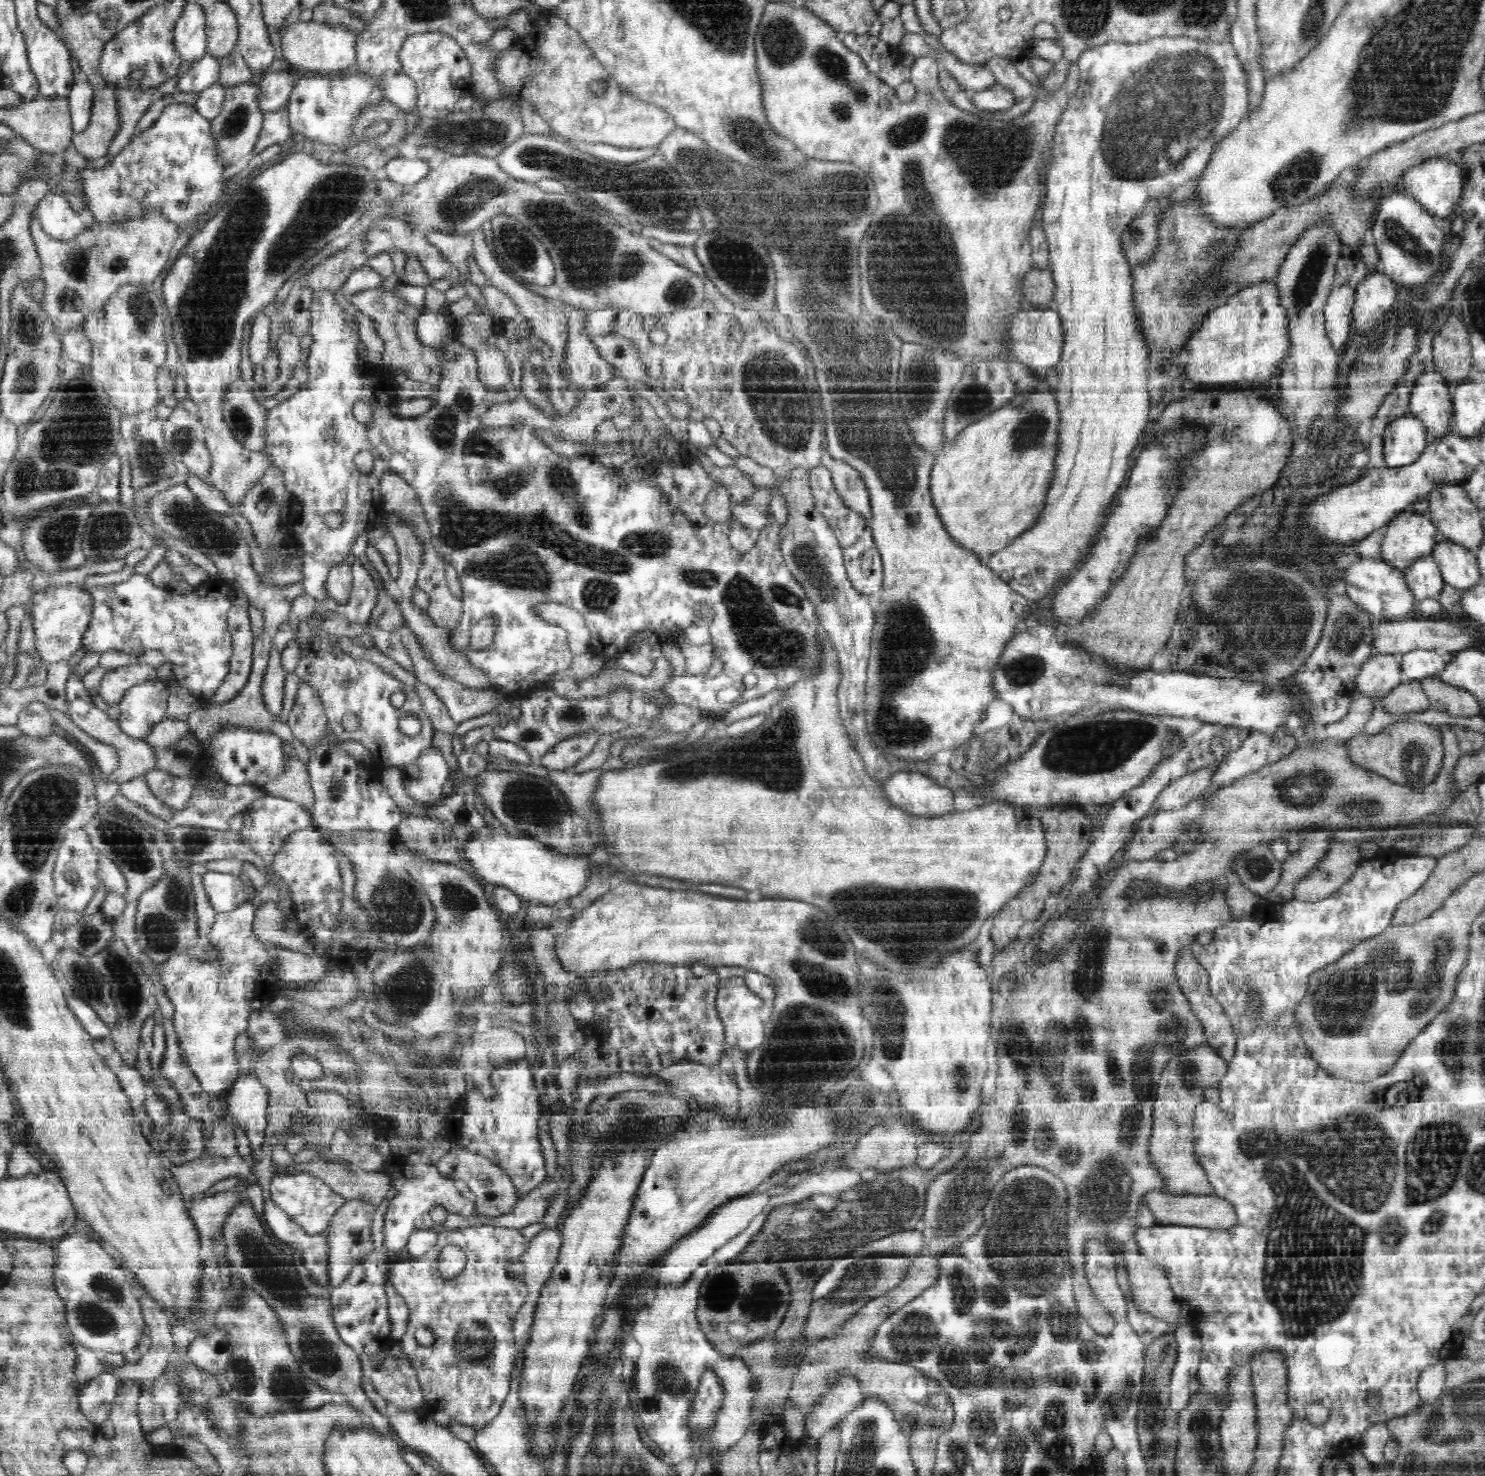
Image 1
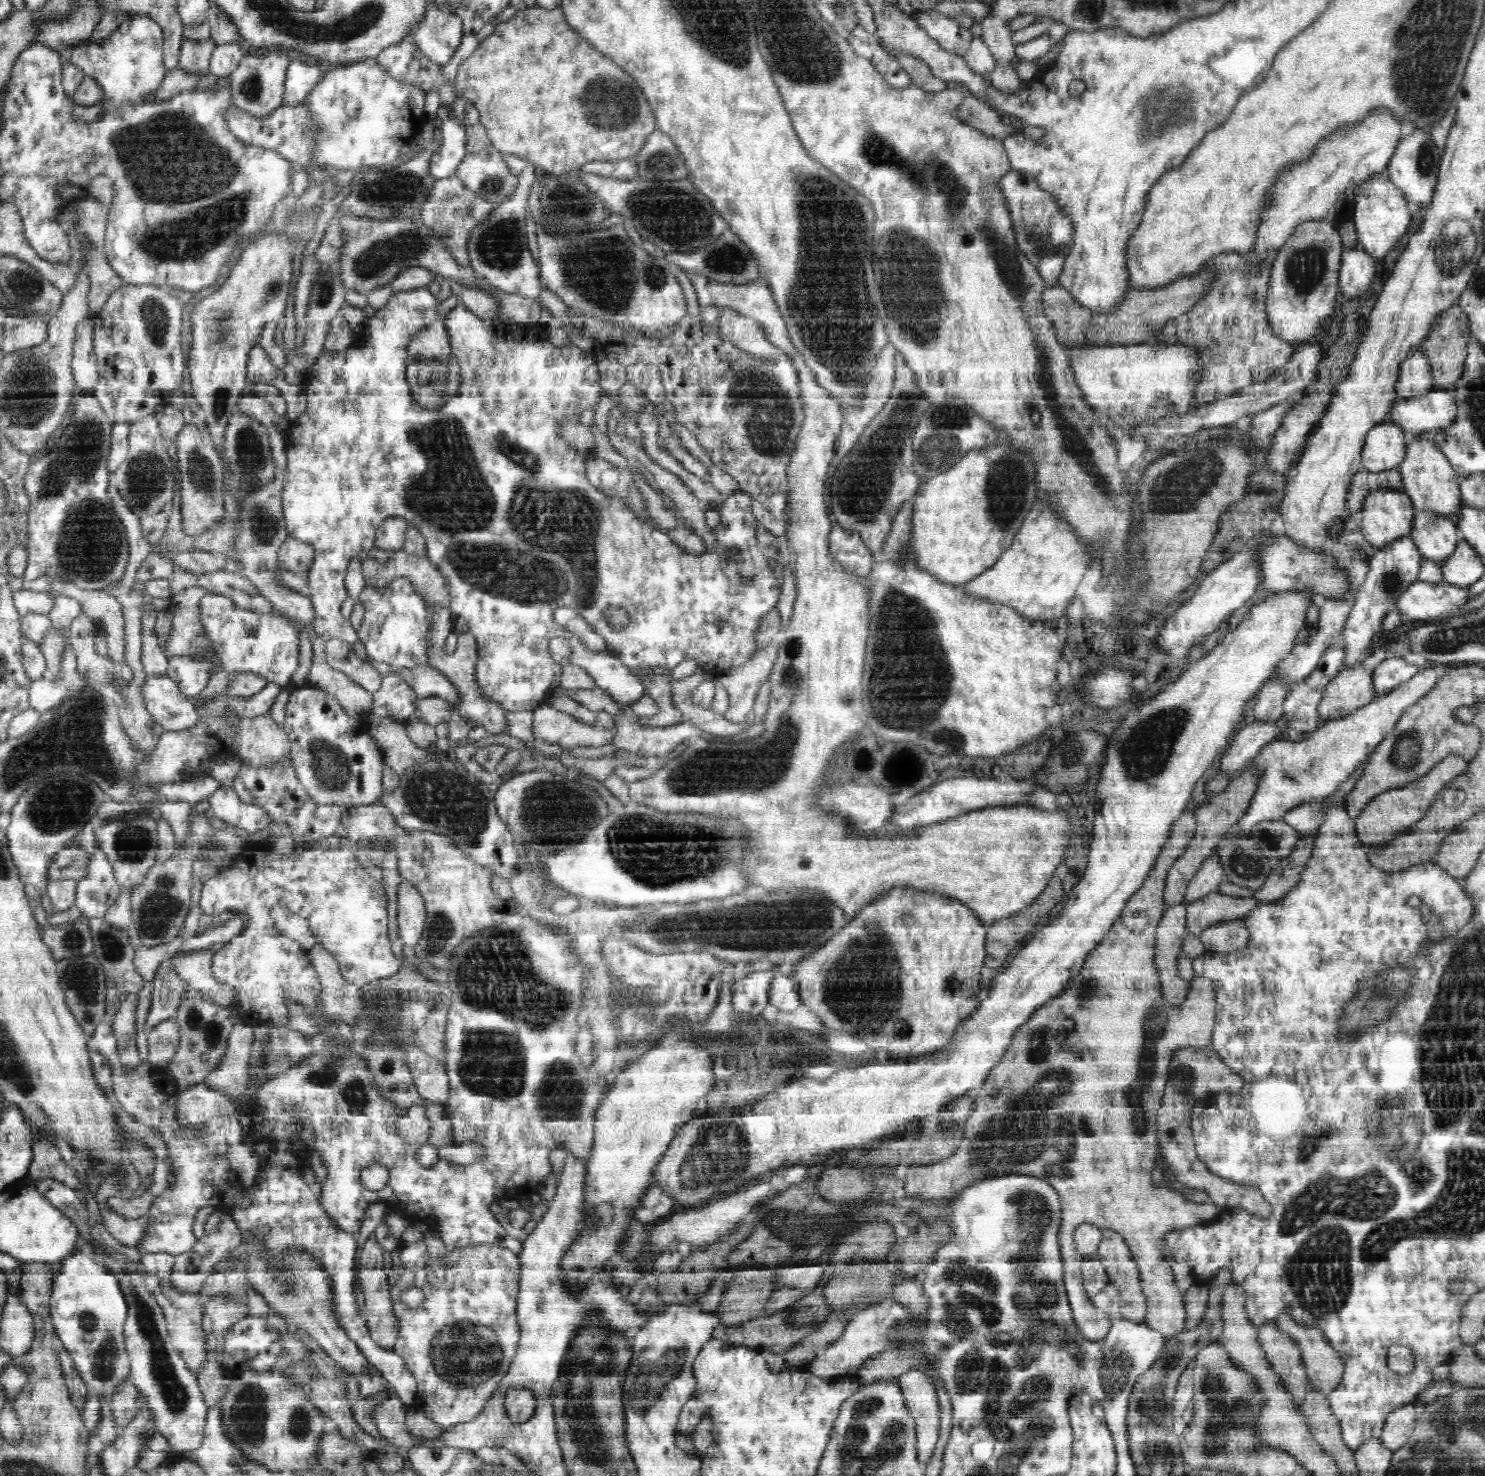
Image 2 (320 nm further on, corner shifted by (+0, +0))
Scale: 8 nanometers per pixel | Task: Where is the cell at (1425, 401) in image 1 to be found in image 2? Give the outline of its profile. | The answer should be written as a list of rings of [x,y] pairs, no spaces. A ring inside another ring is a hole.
[[[1416,351],[1399,368],[1399,380],[1395,391],[1400,399],[1414,399],[1427,395],[1434,389],[1428,357]]]

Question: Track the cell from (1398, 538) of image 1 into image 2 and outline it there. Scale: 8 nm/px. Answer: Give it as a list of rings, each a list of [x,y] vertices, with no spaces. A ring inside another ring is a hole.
[[[1378,488],[1370,492],[1362,505],[1361,531],[1369,546],[1384,548],[1396,539],[1410,536],[1416,512],[1403,492]]]

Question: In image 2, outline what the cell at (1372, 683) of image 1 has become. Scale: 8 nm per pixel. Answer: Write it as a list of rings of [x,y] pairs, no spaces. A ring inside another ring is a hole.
[[[1359,662],[1341,670],[1324,689],[1318,706],[1322,720],[1338,720],[1375,700],[1372,677],[1373,670],[1365,669]]]

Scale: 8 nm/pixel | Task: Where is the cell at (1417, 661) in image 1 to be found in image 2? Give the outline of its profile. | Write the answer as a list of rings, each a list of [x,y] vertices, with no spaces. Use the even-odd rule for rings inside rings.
[[[1388,657],[1373,670],[1372,684],[1376,696],[1382,696],[1399,684],[1410,680],[1419,671],[1415,664],[1407,663],[1402,657]]]

